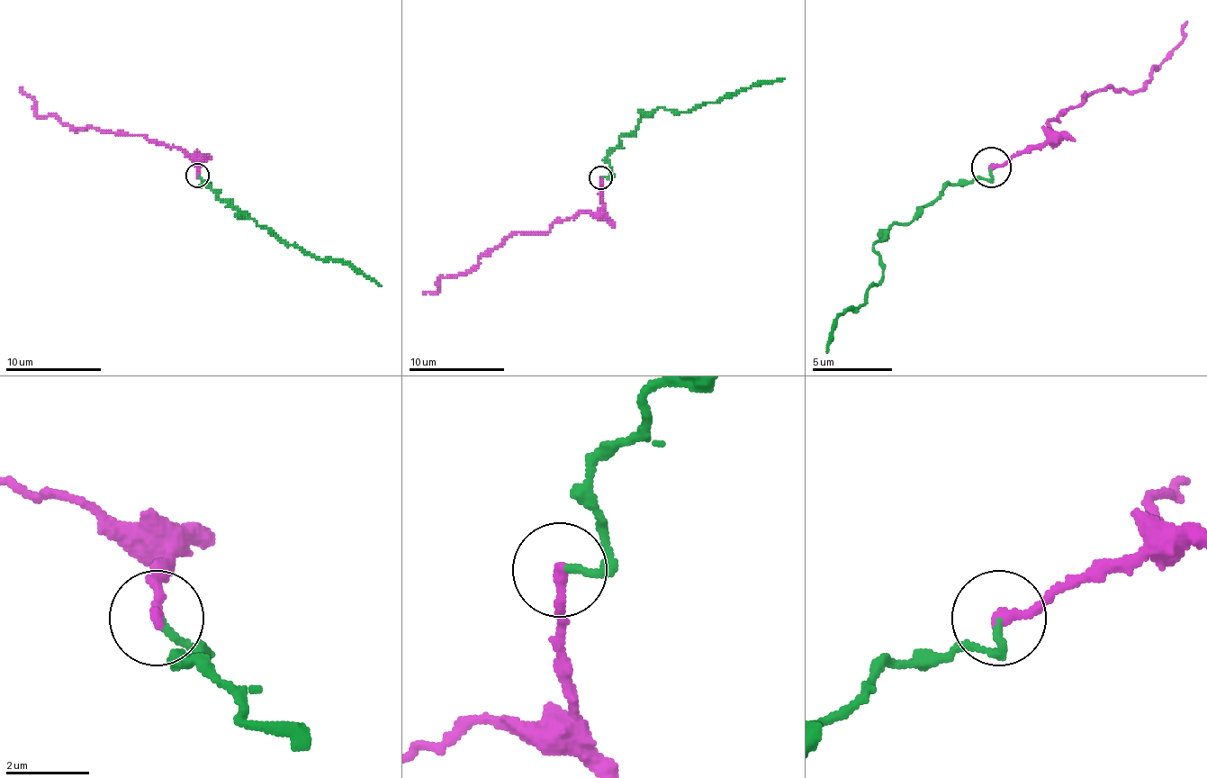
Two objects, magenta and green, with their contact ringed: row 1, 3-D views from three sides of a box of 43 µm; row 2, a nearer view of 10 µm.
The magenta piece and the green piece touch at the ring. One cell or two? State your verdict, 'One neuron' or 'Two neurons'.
One neuron

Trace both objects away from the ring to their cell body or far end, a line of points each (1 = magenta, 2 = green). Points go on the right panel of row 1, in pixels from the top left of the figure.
1: (990, 167), (1046, 140), (1062, 112), (1085, 95), (1110, 88), (1134, 92), (1182, 40), (1185, 20)
2: (990, 167), (986, 180), (954, 184), (905, 224), (894, 224), (874, 248), (882, 275), (833, 324), (825, 352)

